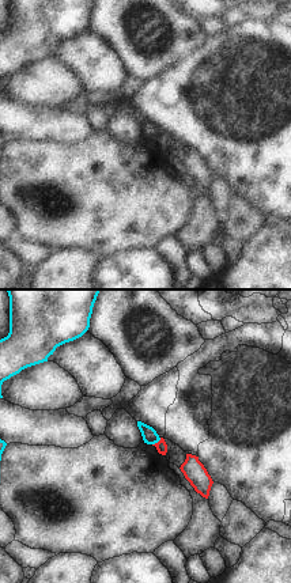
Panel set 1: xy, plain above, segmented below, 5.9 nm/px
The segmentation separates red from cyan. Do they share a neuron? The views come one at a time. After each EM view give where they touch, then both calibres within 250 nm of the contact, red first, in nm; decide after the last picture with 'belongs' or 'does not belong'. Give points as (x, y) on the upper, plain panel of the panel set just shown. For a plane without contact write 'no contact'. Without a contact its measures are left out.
meets red at (158, 137); 70 nm thick on the red side, 90 nm on the other

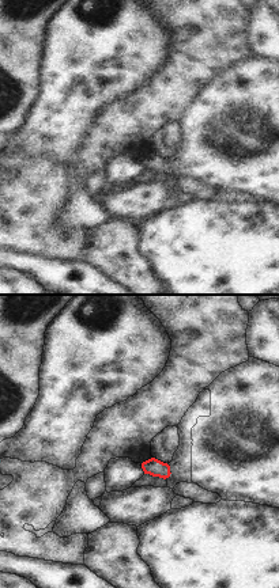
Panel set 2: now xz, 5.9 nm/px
no contact

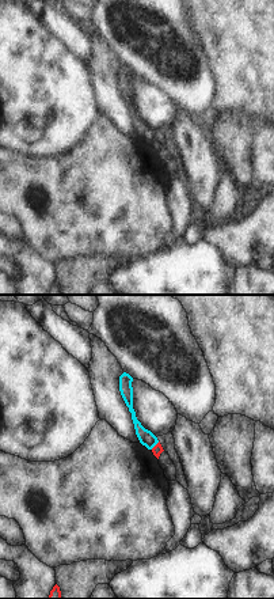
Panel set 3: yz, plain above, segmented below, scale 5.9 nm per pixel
meets red at (156, 140); 60 nm thick on the red side, 90 nm on the other

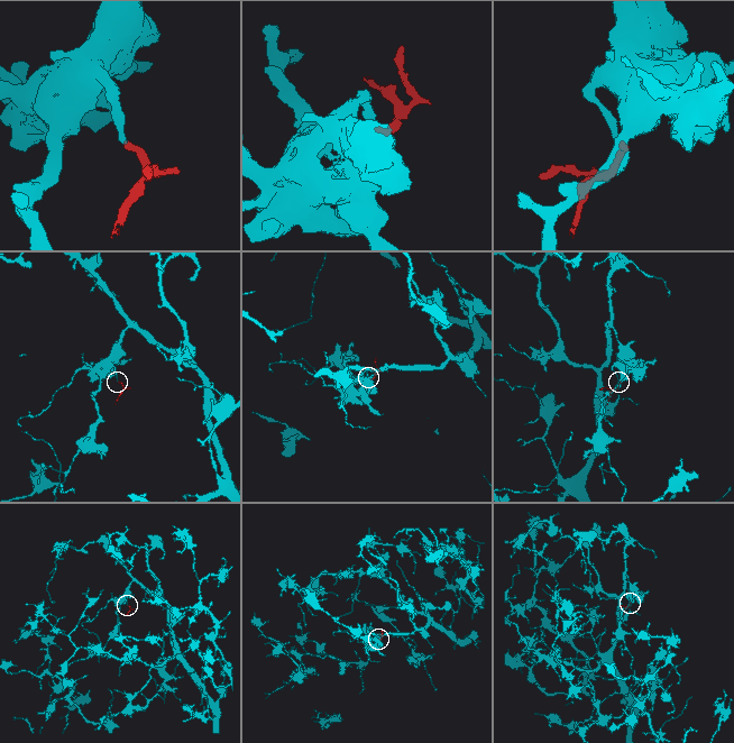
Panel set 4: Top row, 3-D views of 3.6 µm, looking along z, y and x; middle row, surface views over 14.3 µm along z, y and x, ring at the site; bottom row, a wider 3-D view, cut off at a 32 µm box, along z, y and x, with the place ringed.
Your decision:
does not belong

